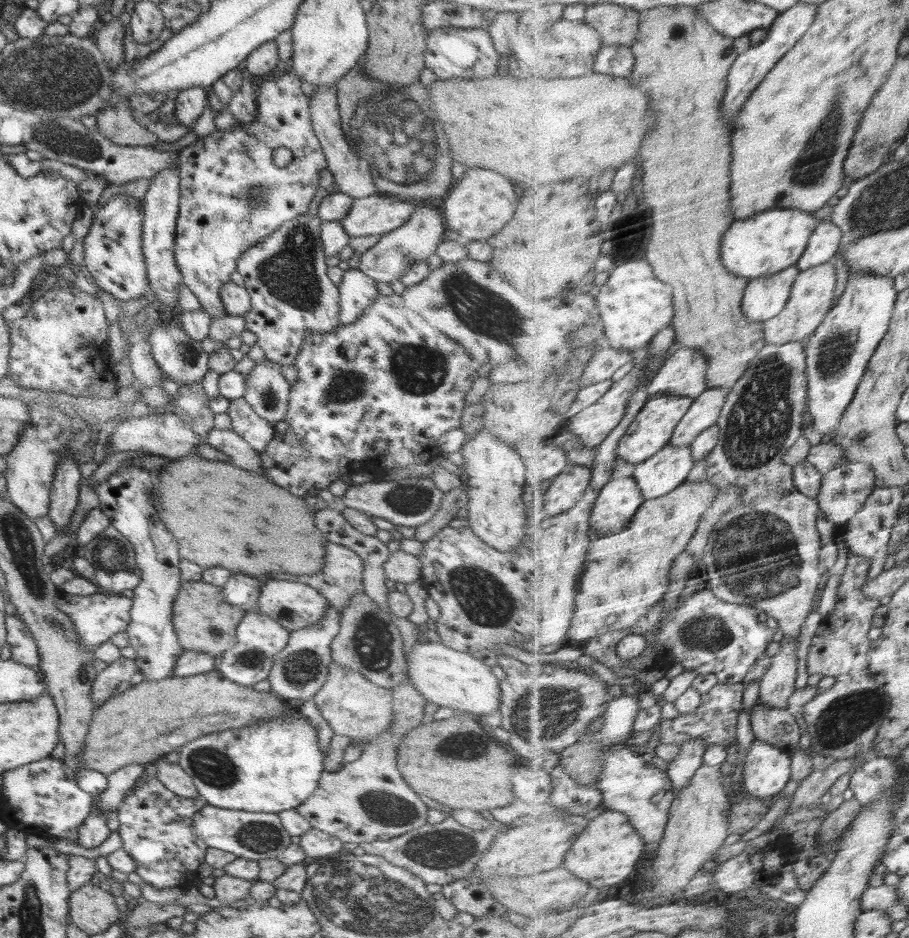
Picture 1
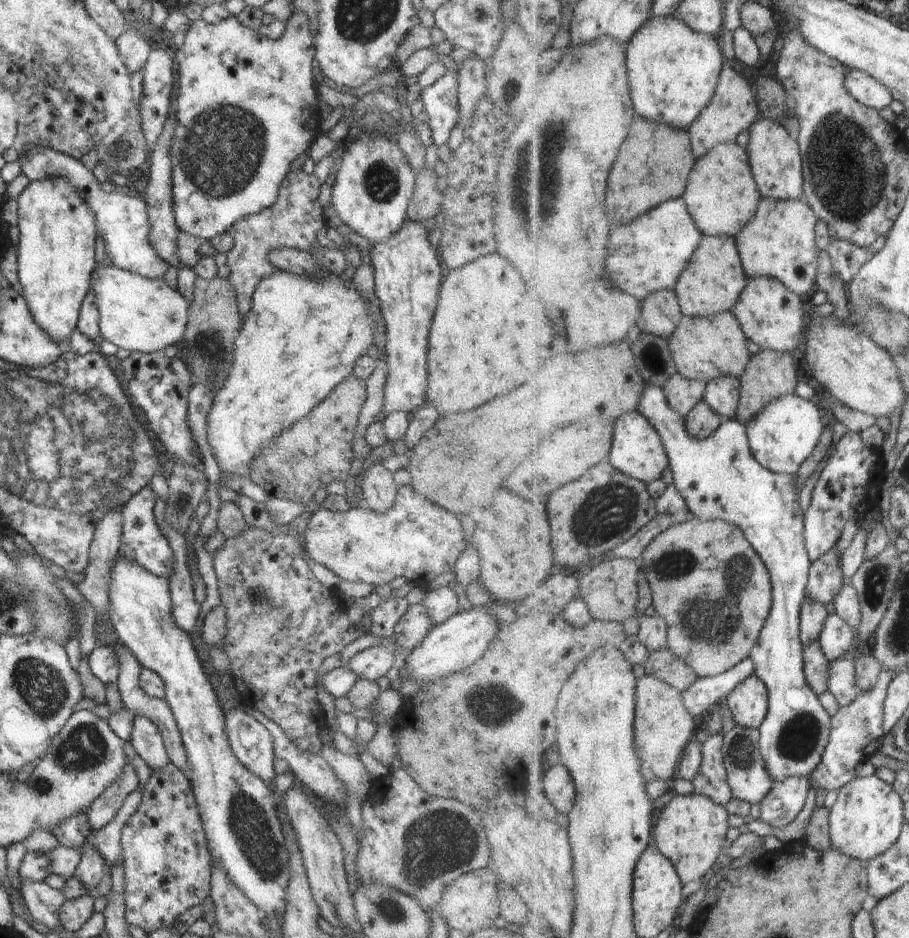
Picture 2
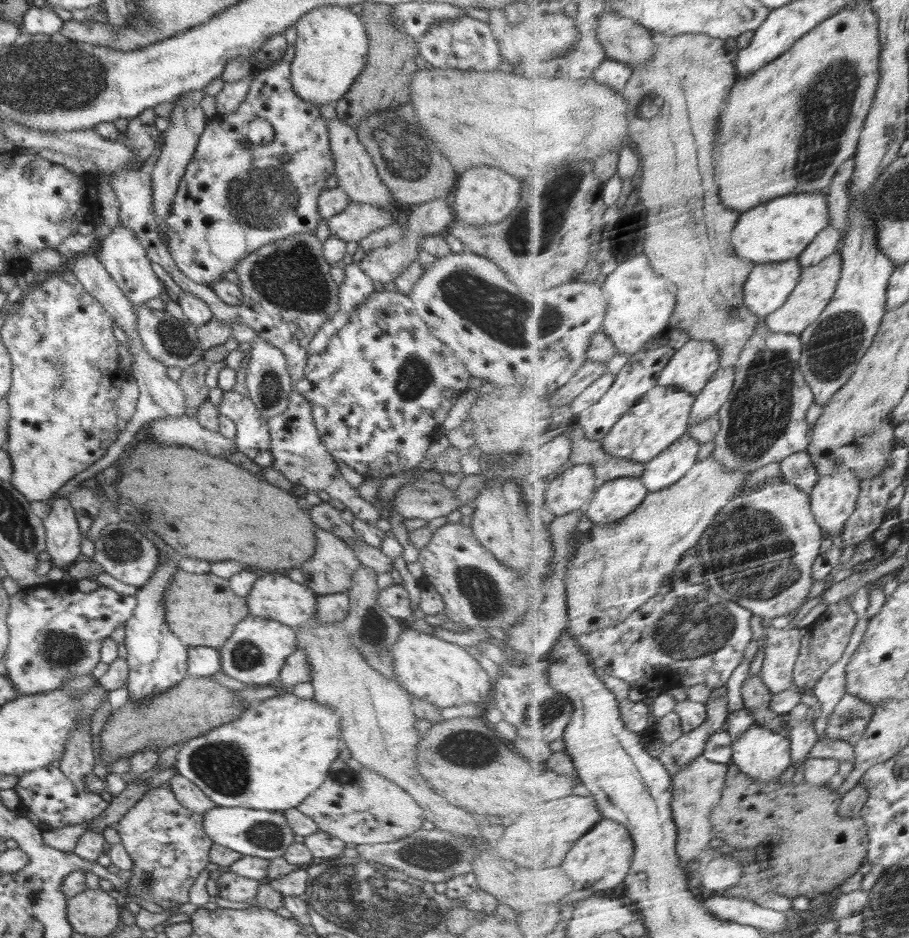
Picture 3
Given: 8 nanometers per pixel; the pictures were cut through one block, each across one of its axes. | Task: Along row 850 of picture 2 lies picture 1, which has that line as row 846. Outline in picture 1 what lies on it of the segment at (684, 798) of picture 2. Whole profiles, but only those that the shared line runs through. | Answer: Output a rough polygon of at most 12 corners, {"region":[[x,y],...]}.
{"region":[[722,766],[678,792],[635,905],[681,900],[730,836]]}

